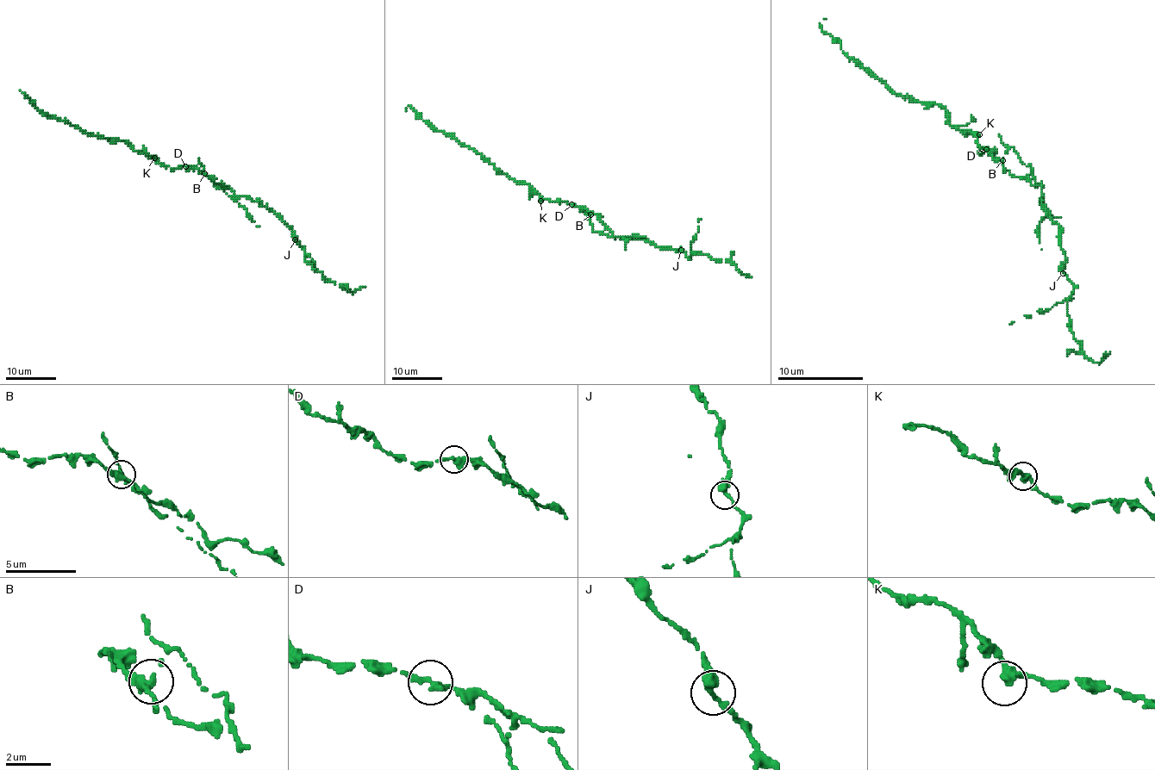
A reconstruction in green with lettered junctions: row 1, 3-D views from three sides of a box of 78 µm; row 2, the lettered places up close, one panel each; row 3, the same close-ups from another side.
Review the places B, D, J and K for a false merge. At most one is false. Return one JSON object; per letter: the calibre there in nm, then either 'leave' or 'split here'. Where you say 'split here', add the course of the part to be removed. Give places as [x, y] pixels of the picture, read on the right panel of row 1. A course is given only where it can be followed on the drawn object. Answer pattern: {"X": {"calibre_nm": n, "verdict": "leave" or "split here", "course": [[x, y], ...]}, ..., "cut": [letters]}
{"B": {"calibre_nm": 340, "verdict": "split here", "course": [[1003, 159], [1012, 146], [1028, 166], [1039, 185], [1039, 204], [1045, 211], [1039, 228], [1041, 249]]}, "D": {"calibre_nm": 360, "verdict": "leave"}, "J": {"calibre_nm": 340, "verdict": "leave"}, "K": {"calibre_nm": 320, "verdict": "leave"}, "cut": ["B"]}

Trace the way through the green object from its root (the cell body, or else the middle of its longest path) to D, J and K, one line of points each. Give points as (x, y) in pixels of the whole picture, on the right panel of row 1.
D: (996, 159), (986, 149)
J: (996, 159), (1012, 175), (1024, 176), (1041, 188), (1041, 204), (1061, 230), (1061, 249), (1065, 256), (1063, 273)
K: (996, 159), (988, 149), (979, 151), (979, 134)

